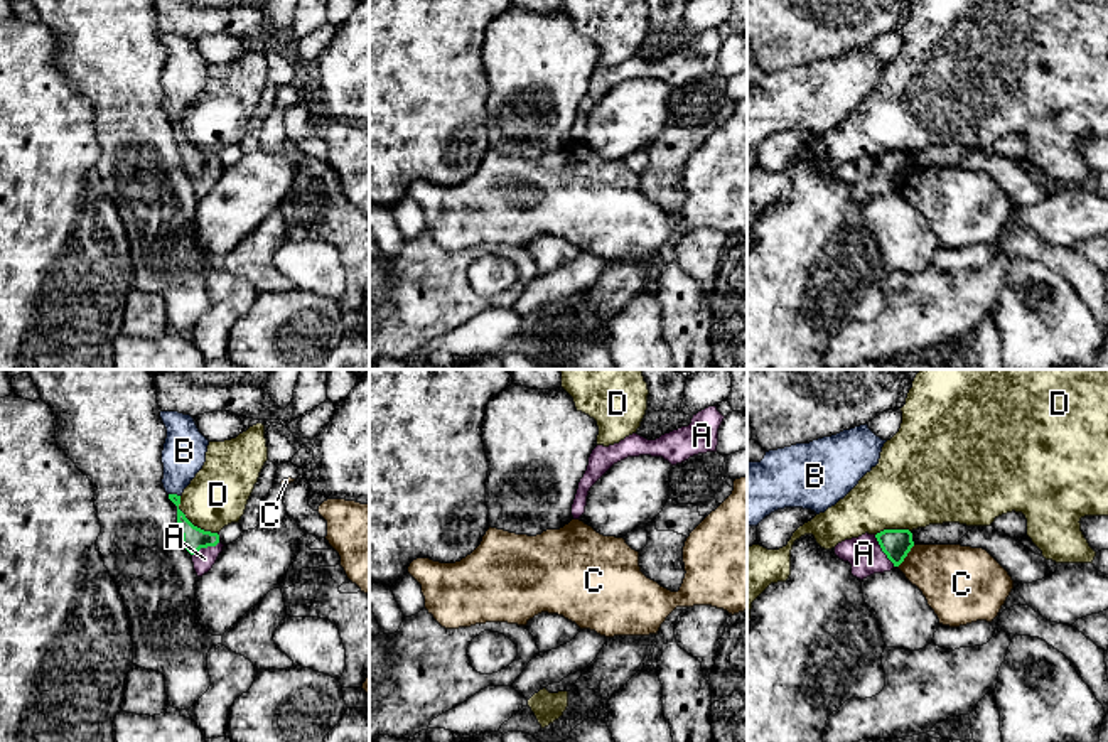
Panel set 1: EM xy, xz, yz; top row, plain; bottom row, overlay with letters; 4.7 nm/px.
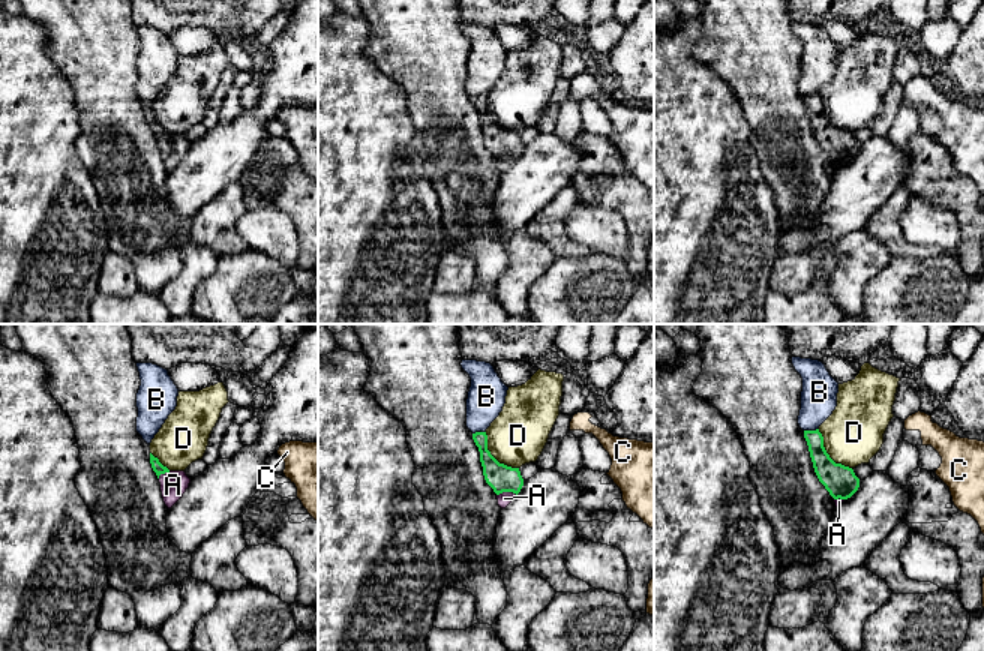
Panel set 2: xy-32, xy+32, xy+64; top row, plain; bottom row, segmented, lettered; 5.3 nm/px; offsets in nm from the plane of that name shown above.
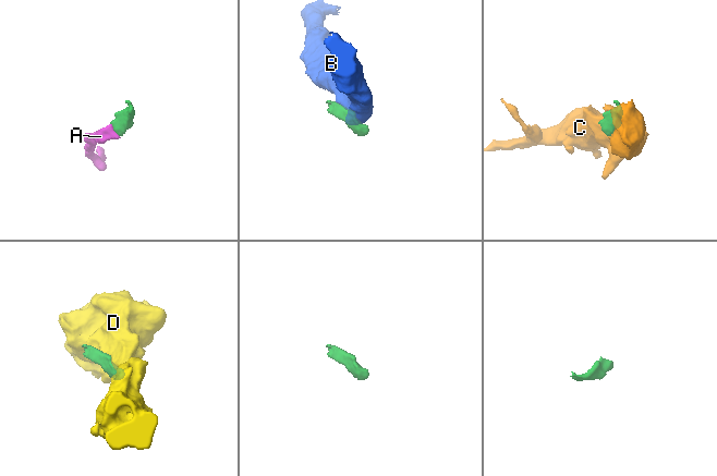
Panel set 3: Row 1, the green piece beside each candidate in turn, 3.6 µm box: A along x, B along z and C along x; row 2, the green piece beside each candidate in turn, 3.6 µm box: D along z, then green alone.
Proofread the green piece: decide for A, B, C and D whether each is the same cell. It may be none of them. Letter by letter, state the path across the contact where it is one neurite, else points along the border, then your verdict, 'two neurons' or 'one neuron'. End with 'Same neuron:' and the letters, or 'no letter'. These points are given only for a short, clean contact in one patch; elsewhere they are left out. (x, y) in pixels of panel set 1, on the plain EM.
A: way yz (896, 166), (882, 172), (864, 176); one neuron
B: border xy (169, 115), (179, 118); two neurons
C: border yz (914, 167), (898, 189); two neurons
D: border xy (179, 118), (179, 132), (194, 147), (216, 155); two neurons
Same neuron: A

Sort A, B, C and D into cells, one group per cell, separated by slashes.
A / B / C / D

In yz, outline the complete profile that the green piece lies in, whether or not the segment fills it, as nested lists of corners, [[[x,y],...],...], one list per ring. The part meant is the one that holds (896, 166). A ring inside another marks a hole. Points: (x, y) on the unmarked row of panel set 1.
[[[884,152],[862,157],[835,169],[835,177],[852,187],[852,197],[863,202],[899,189],[914,169],[909,152]]]

